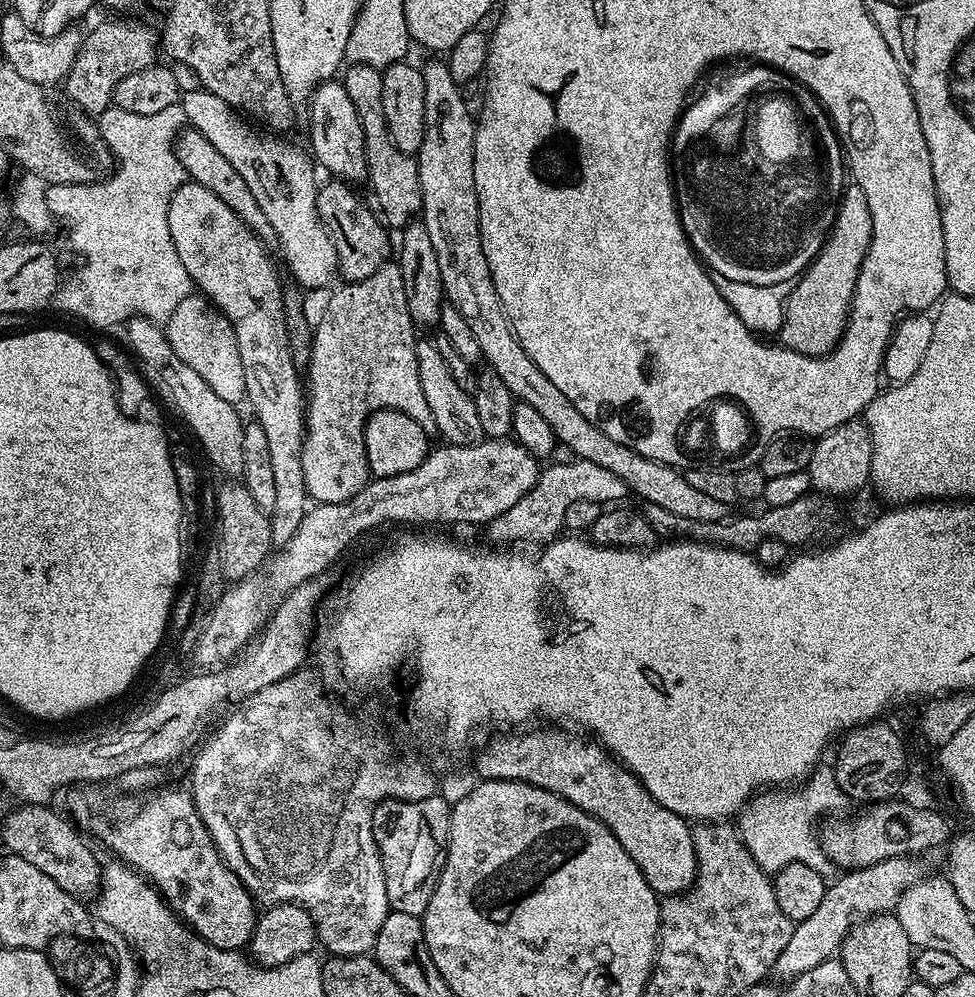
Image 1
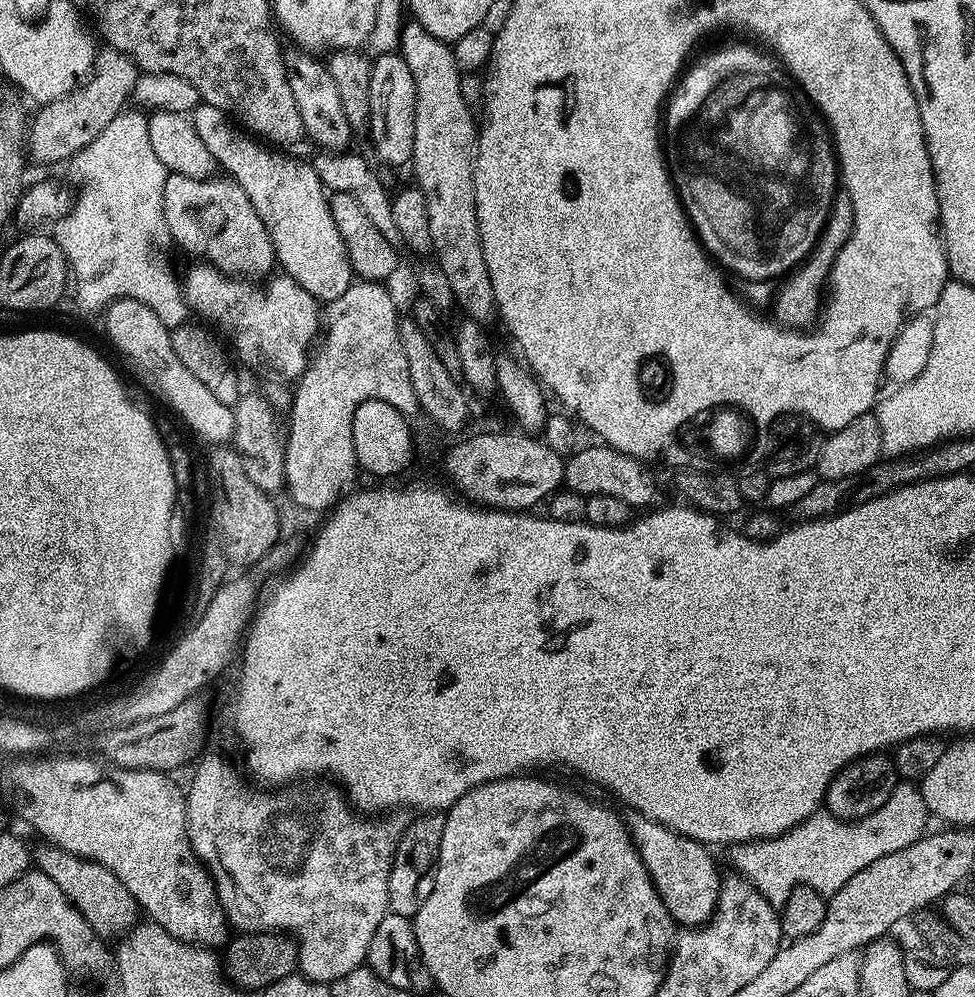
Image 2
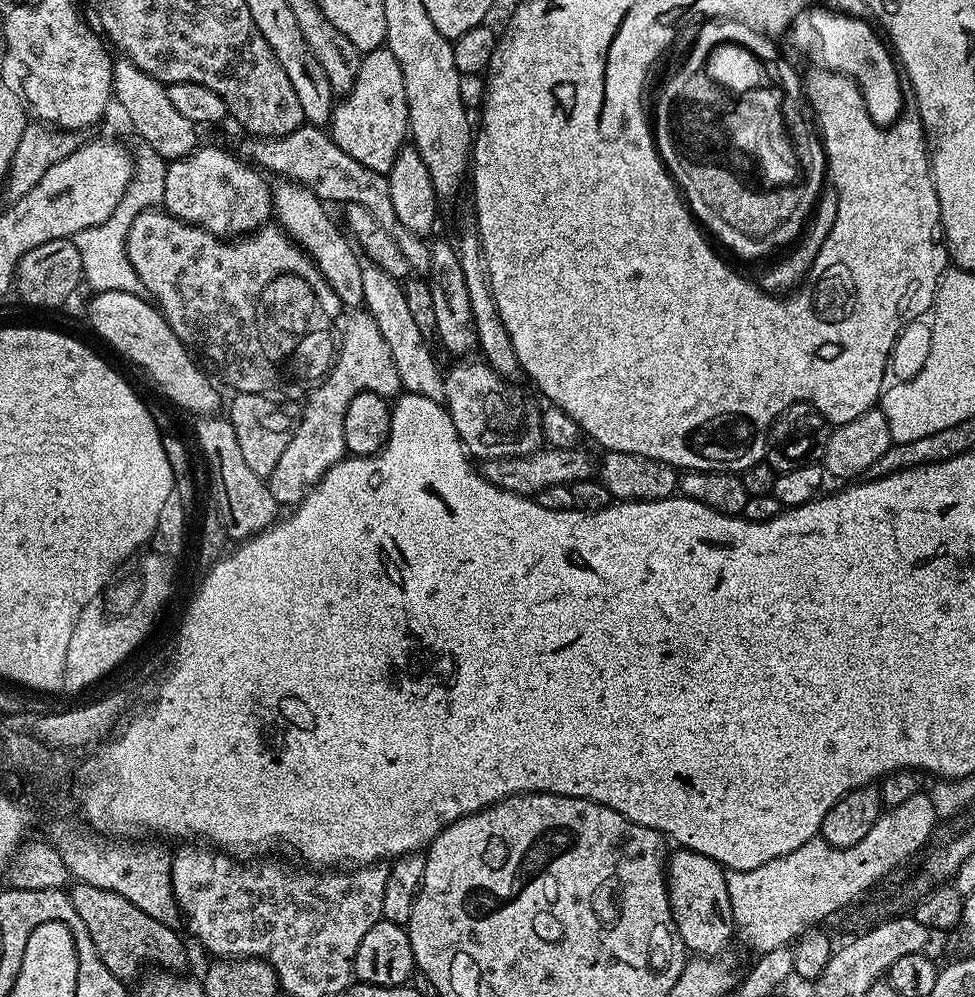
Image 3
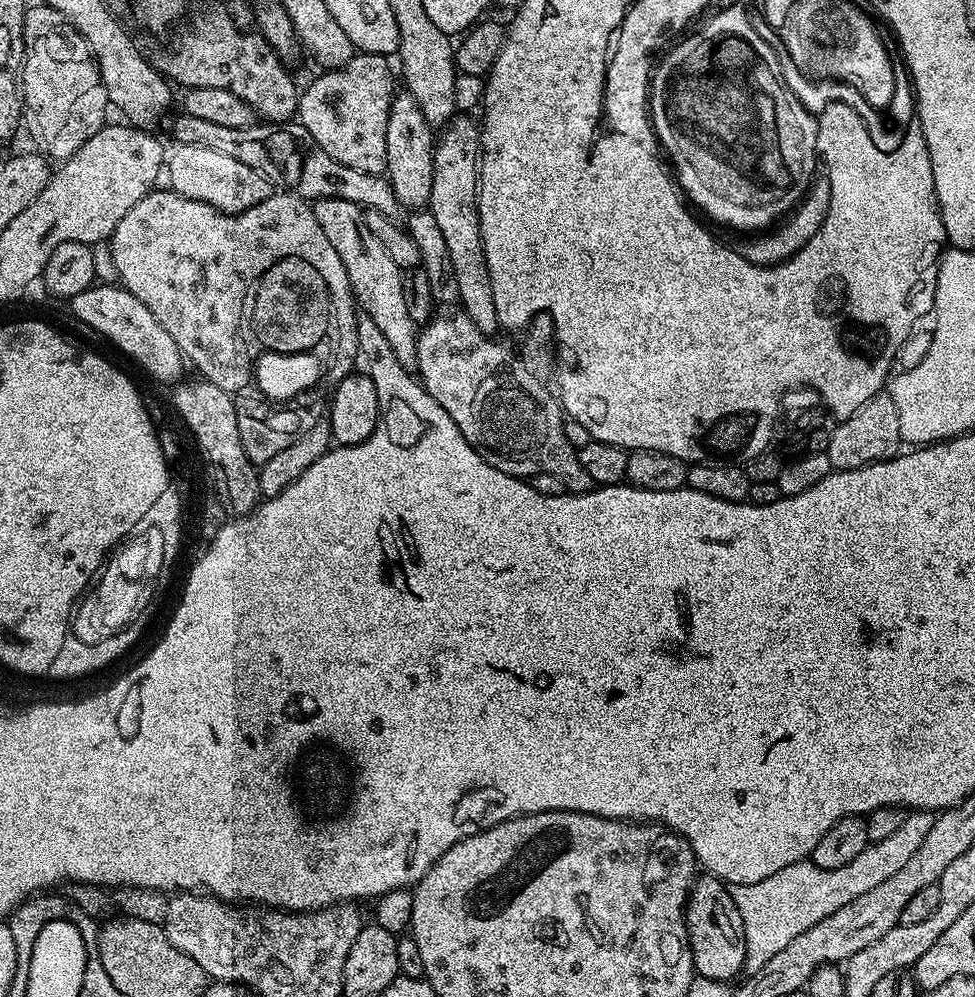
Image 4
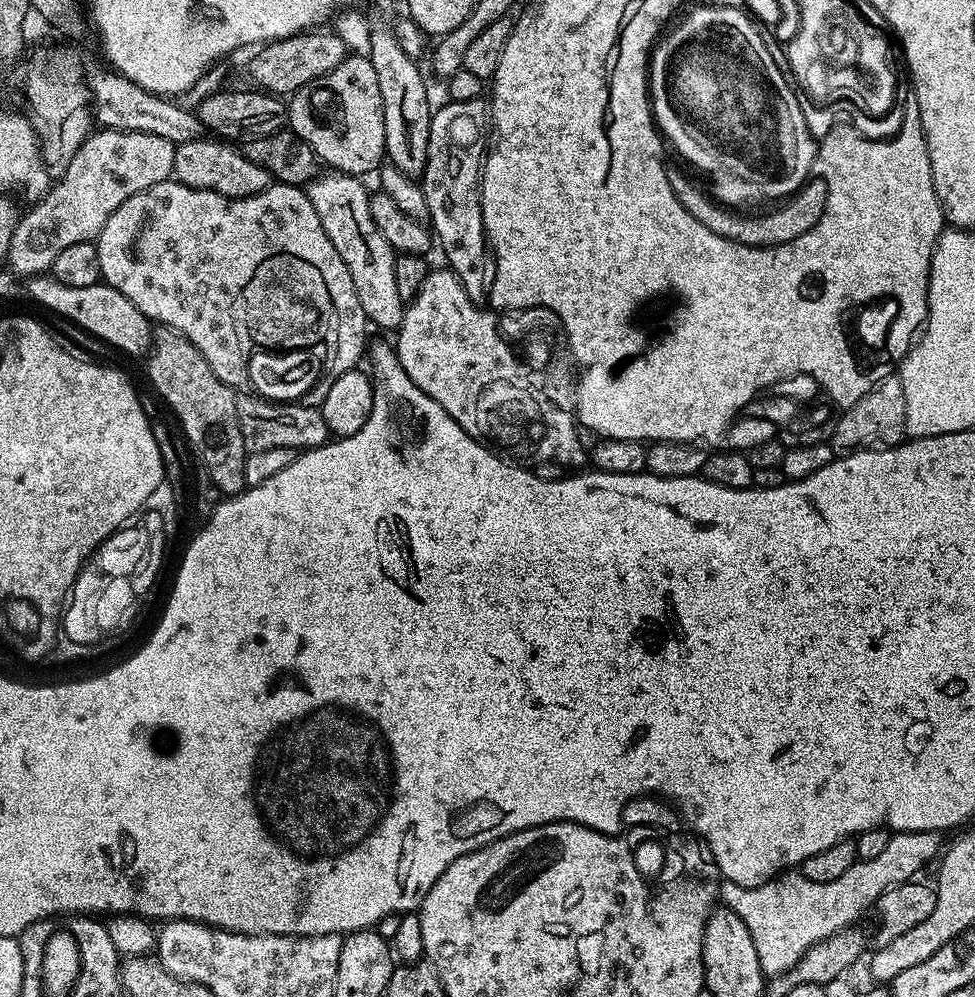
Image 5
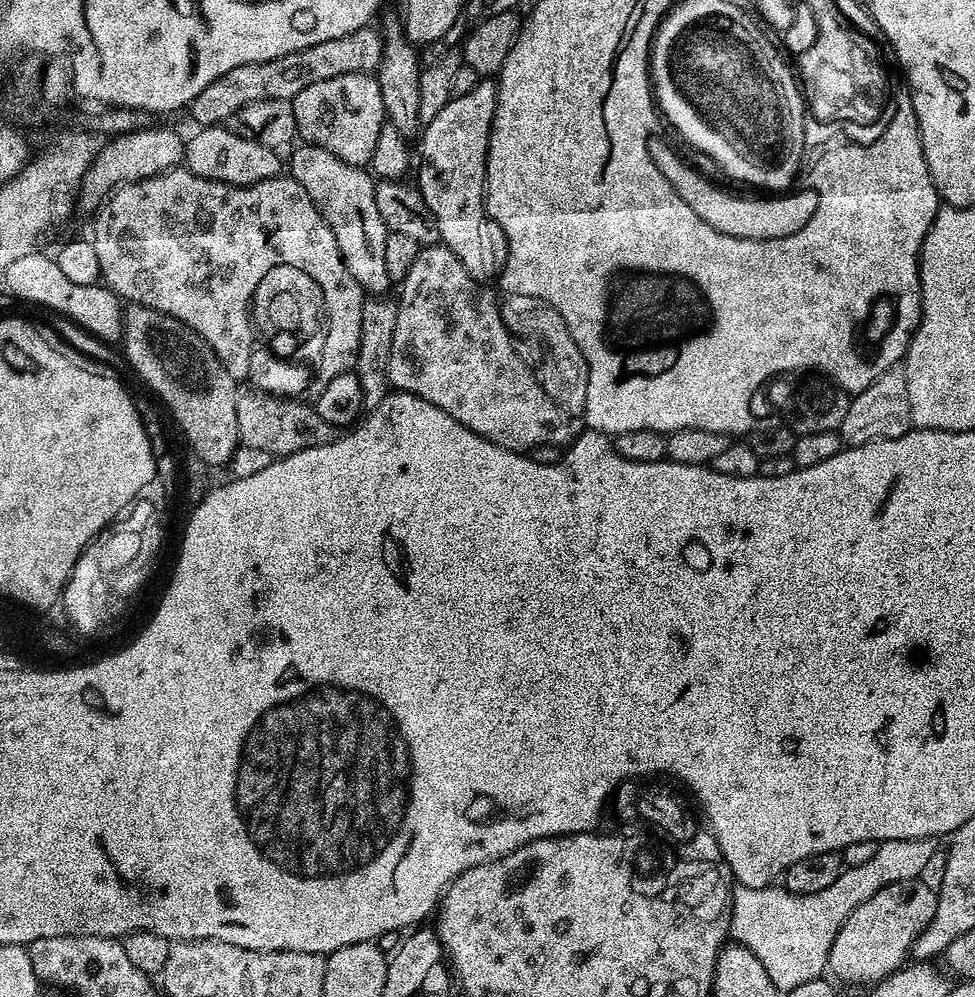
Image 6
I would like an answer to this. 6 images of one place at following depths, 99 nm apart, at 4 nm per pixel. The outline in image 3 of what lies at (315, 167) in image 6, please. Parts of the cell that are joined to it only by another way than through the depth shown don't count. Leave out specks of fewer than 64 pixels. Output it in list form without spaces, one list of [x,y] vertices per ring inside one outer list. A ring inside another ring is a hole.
[[[371,262],[365,263],[363,267],[363,307],[374,318],[374,322],[378,322],[378,330],[382,330],[386,346],[390,346],[390,358],[394,358],[394,370],[398,370],[401,389],[404,392],[422,394],[422,398],[443,401],[444,372],[432,357],[432,348],[428,345],[431,344],[429,337],[424,336],[422,330],[418,330],[418,325],[414,323],[401,281],[386,274],[386,270]]]

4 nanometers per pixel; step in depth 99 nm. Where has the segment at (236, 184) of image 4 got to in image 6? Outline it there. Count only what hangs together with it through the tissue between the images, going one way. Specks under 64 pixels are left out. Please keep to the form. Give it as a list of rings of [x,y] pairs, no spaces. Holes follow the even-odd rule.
[[[227,126],[201,127],[192,137],[187,137],[183,163],[189,172],[202,178],[210,178],[223,184],[237,184],[241,188],[247,184],[273,180],[281,175],[280,156],[277,149],[262,146],[258,140],[238,138],[238,134],[234,134]]]

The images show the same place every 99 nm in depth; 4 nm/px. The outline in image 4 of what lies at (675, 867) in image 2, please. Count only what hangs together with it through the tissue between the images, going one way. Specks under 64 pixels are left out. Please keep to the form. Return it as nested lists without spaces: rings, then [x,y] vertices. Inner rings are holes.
[[[711,874],[701,875],[693,883],[688,894],[684,921],[688,927],[688,941],[692,947],[692,966],[695,975],[705,980],[735,981],[744,972],[746,942],[742,914],[738,914],[738,906],[734,906],[729,885]]]

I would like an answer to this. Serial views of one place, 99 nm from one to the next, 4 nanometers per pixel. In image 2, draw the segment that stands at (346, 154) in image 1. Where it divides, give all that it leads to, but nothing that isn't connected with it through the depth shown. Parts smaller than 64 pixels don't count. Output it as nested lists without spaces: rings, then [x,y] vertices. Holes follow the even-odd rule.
[[[288,46],[283,49],[284,65],[288,75],[288,85],[294,94],[294,102],[298,106],[298,114],[302,114],[304,136],[317,144],[317,149],[325,152],[342,152],[354,136],[354,130],[342,110],[342,102],[338,99],[338,89],[334,86],[334,78],[330,78],[330,70],[323,59],[303,48]]]

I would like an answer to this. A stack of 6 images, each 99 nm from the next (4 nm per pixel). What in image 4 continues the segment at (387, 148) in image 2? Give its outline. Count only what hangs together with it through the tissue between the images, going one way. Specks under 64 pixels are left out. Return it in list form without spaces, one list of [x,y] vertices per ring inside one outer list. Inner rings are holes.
[[[357,51],[350,58],[350,62],[344,64],[344,67],[321,71],[319,73],[321,76],[312,85],[300,92],[298,122],[310,134],[310,138],[314,138],[314,142],[318,142],[318,146],[322,146],[322,150],[326,150],[326,154],[330,154],[330,158],[335,158],[337,162],[342,162],[342,166],[350,166],[353,170],[362,170],[362,174],[379,176],[386,173],[386,126],[387,119],[390,118],[391,104],[394,97],[394,89],[392,90],[392,72],[394,76],[394,68],[393,65],[391,68],[388,64],[391,64],[389,57]]]

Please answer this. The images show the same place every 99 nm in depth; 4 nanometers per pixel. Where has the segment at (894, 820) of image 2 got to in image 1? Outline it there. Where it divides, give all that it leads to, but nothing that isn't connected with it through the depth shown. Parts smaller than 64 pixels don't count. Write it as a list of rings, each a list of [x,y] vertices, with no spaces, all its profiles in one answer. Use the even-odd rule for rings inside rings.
[[[817,766],[807,780],[791,790],[780,790],[777,796],[760,794],[748,801],[738,813],[738,831],[746,850],[766,873],[775,874],[790,862],[806,862],[814,870],[828,874],[834,865],[822,850],[818,825],[846,804],[844,792],[838,786],[831,767]]]

